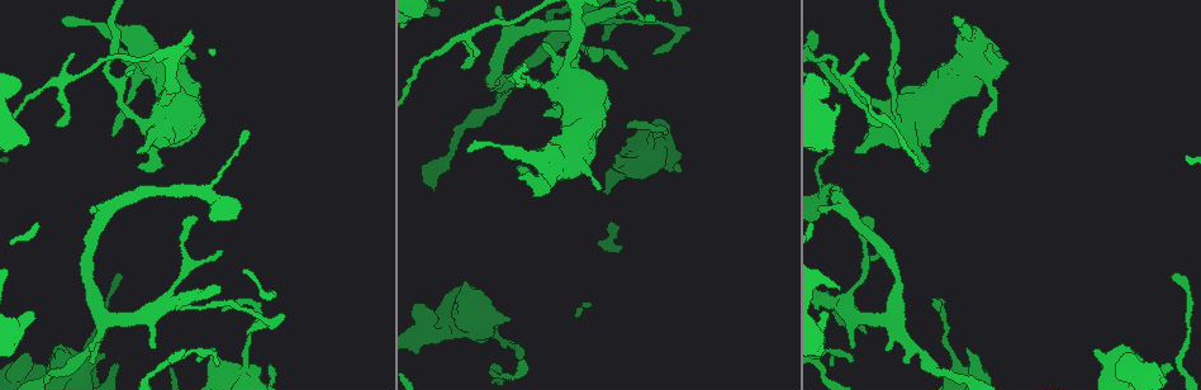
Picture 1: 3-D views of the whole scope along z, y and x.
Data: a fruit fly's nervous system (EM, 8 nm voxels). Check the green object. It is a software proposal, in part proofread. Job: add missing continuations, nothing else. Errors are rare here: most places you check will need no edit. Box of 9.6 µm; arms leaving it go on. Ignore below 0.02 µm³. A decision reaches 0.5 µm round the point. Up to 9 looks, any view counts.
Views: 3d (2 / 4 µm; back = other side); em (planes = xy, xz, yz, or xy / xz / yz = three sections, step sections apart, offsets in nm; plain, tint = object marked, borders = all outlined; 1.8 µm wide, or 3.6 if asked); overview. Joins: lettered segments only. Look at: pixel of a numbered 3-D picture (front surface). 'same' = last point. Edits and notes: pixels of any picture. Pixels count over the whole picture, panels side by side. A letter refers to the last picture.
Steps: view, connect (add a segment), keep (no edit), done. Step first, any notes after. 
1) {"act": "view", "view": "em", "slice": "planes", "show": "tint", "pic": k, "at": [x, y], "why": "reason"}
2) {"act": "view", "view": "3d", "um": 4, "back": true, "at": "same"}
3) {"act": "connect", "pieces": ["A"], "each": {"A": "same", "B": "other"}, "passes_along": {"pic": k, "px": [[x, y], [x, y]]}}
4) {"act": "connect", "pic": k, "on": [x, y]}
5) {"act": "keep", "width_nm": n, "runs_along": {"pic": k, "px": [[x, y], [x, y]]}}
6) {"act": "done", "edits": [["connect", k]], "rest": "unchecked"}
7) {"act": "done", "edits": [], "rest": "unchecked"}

{"act": "view", "view": "3d", "um": 4, "pic": 1, "at": [247, 332], "why": "an open end"}

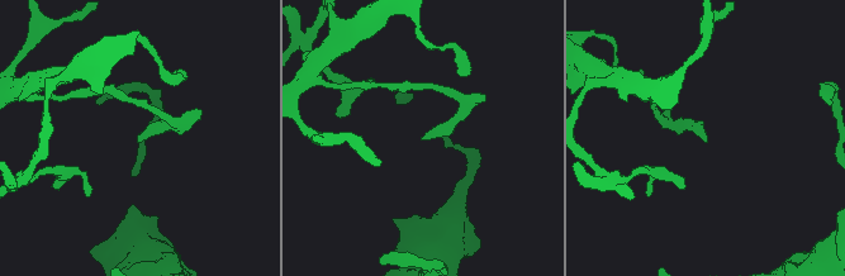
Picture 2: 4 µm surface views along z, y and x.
{"act": "view", "view": "em", "slice": "xy", "step": 8, "show": "borders", "pic": 2, "at": [423, 139]}

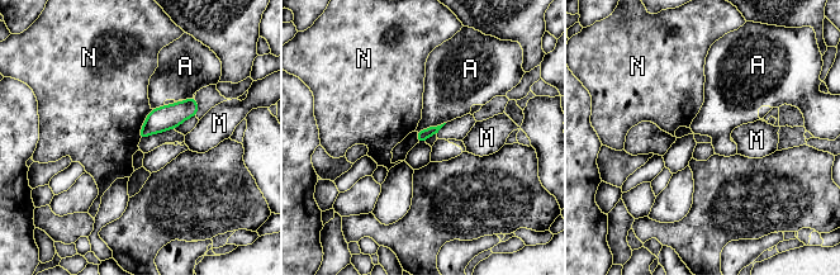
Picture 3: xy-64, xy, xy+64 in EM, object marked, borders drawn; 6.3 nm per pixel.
{"act": "keep", "each": {"A": "other", "M": "other", "N": "other"}, "border": {"pic": 3, "px": [[445, 122], [417, 132]]}, "found": "no lettered segment goes on from it"}

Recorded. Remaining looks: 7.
{"act": "view", "view": "3d", "um": 2, "pic": 1, "at": [621, 154]}

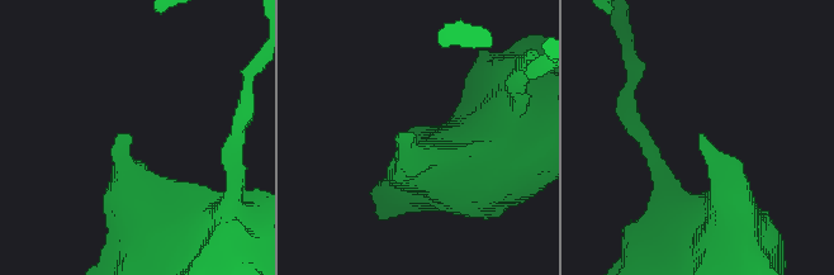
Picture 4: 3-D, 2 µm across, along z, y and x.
{"act": "view", "view": "em", "um": 3.6, "slice": "planes", "show": "tint", "pic": 4, "at": [703, 137]}

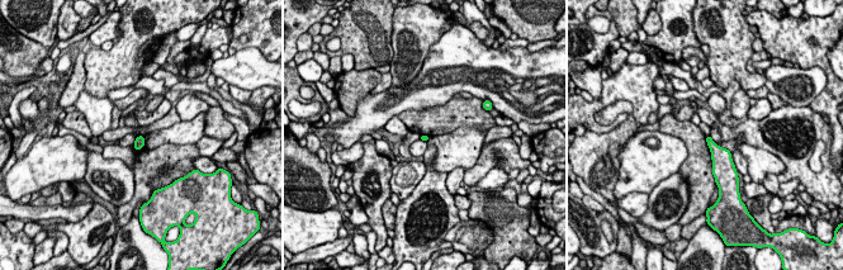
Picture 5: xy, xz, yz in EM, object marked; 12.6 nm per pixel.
{"act": "view", "view": "em", "um": 3.6, "slice": "planes", "show": "borders", "at": "same", "why": "see the neighbours"}

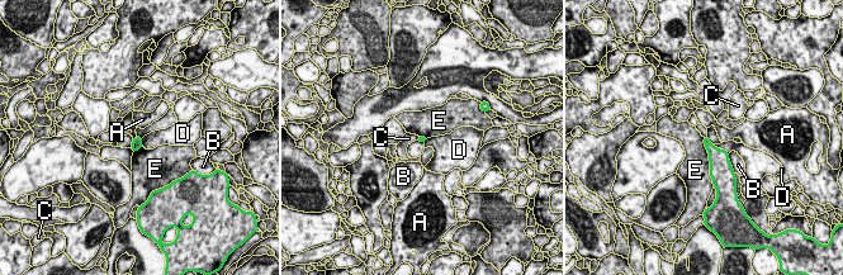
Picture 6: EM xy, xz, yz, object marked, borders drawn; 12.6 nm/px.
{"act": "keep", "each": {"A": "other", "B": "other", "C": "other", "D": "other", "E": "other"}, "border": {"pic": 6, "px": [[702, 137], [713, 183]]}, "found": "none of them fits"}

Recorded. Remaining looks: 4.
{"act": "view", "view": "em", "um": 3.6, "slice": "planes", "show": "borders", "pic": 1, "at": [1172, 275], "why": "branch stops here"}

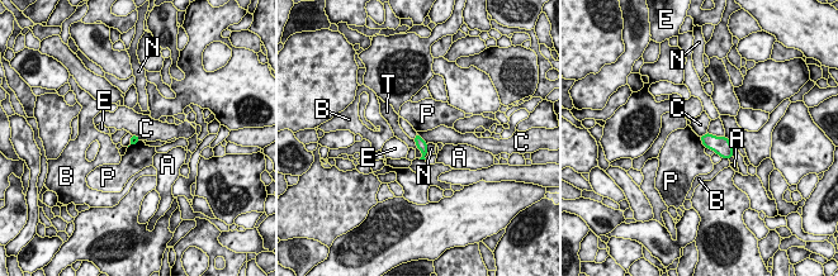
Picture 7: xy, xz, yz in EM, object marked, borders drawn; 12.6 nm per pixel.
{"act": "keep", "each": {"A": "other", "B": "other", "C": "other", "E": "other", "N": "other", "P": "other", "T": "other"}, "border": {"pic": 7, "px": [[417, 133], [426, 143]]}, "found": "no lettered segment goes on from it"}

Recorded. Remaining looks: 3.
{"act": "view", "view": "em", "um": 3.6, "slice": "xy", "step": 8, "show": "tint", "pic": 1, "at": [104, 353], "why": "an open end"}

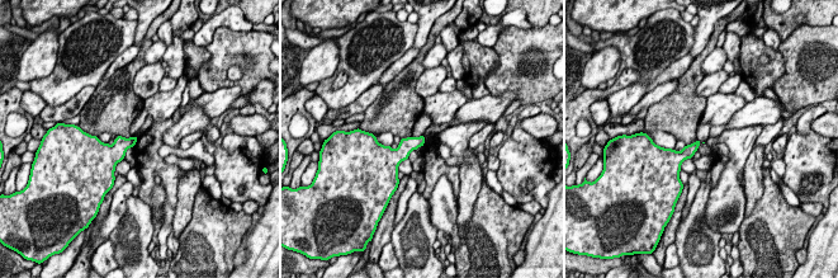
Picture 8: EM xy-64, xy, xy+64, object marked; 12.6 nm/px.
{"act": "view", "view": "em", "um": 3.6, "slice": "planes", "show": "borders", "at": "same"}

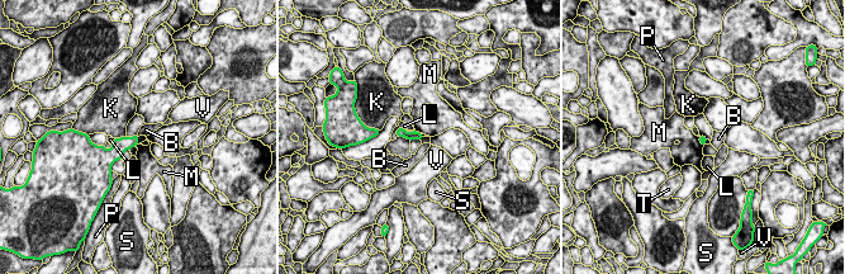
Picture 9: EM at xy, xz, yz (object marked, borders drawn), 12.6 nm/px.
{"act": "keep", "each": {"B": "other", "K": "other", "L": "other", "M": "other", "P": "other", "S": "other", "T": "other", "V": "other"}, "border": {"pic": 9, "px": [[137, 135], [126, 136]]}, "found": "none of them fits"}

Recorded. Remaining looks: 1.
{"act": "done", "edits": [], "rest": "unchecked"}

